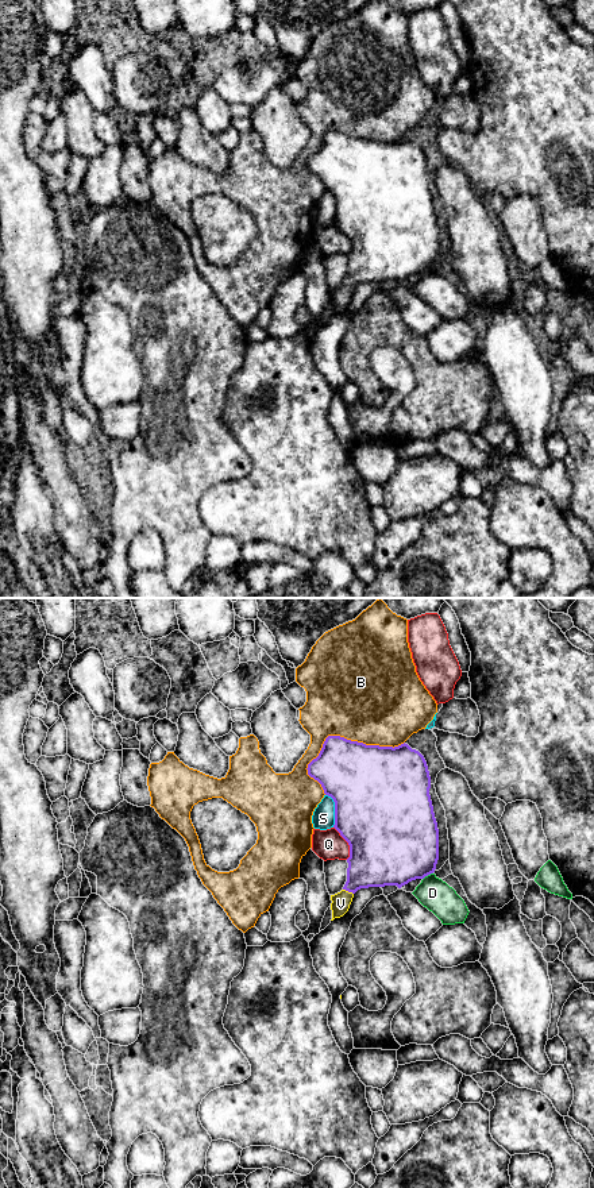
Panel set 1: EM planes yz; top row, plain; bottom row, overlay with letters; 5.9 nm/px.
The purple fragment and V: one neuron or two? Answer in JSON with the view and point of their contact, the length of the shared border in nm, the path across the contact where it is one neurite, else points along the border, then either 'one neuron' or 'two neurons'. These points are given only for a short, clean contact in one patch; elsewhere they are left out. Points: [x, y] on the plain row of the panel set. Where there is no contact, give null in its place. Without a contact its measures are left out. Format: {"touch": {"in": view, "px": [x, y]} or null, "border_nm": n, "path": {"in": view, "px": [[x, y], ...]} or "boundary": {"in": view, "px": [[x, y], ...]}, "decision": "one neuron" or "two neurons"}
{"touch": {"in": "yz", "px": [348, 286]}, "border_nm": 70, "path": {"in": "yz", "px": [[375, 254], [358, 272], [348, 286], [340, 299]]}, "decision": "one neuron"}

